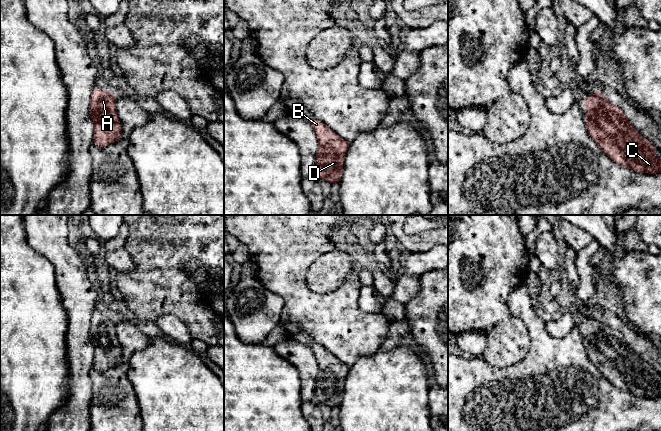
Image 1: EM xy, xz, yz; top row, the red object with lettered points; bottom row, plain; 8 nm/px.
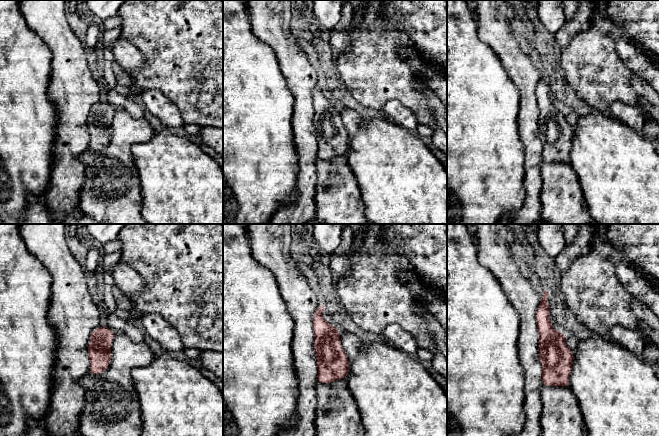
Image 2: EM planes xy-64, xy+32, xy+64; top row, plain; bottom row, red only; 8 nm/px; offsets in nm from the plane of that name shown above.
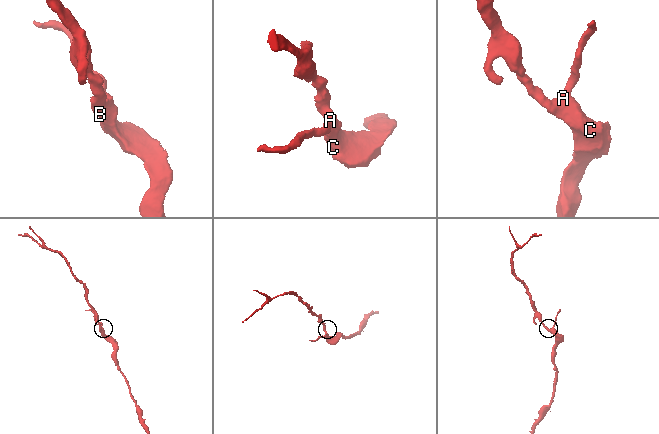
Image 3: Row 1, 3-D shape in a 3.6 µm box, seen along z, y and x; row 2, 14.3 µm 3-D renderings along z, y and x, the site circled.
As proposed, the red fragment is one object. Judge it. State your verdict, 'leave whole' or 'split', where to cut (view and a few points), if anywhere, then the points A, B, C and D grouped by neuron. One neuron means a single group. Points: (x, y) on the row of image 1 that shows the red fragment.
leave whole | no cut | A B C D

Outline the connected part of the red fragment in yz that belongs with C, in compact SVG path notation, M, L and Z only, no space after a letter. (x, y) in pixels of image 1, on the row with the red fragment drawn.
M600 91L582 99L589 136L615 163L638 173L661 173L661 158L655 157L655 147L644 138Z

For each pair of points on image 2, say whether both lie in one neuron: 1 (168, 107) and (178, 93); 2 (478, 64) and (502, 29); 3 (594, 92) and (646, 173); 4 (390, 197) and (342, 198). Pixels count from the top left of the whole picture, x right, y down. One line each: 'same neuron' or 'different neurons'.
1: different neurons
2: different neurons
3: different neurons
4: different neurons

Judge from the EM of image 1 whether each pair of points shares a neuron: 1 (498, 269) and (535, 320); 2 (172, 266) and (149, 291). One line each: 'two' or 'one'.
1: two
2: one

